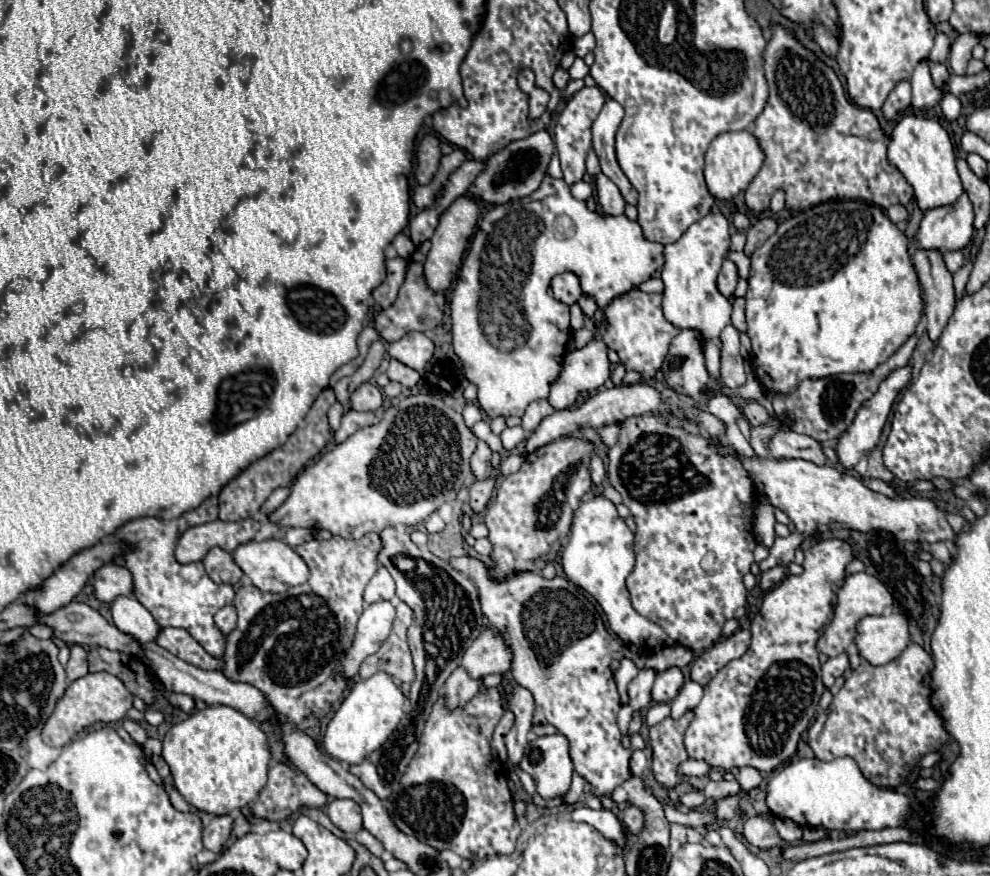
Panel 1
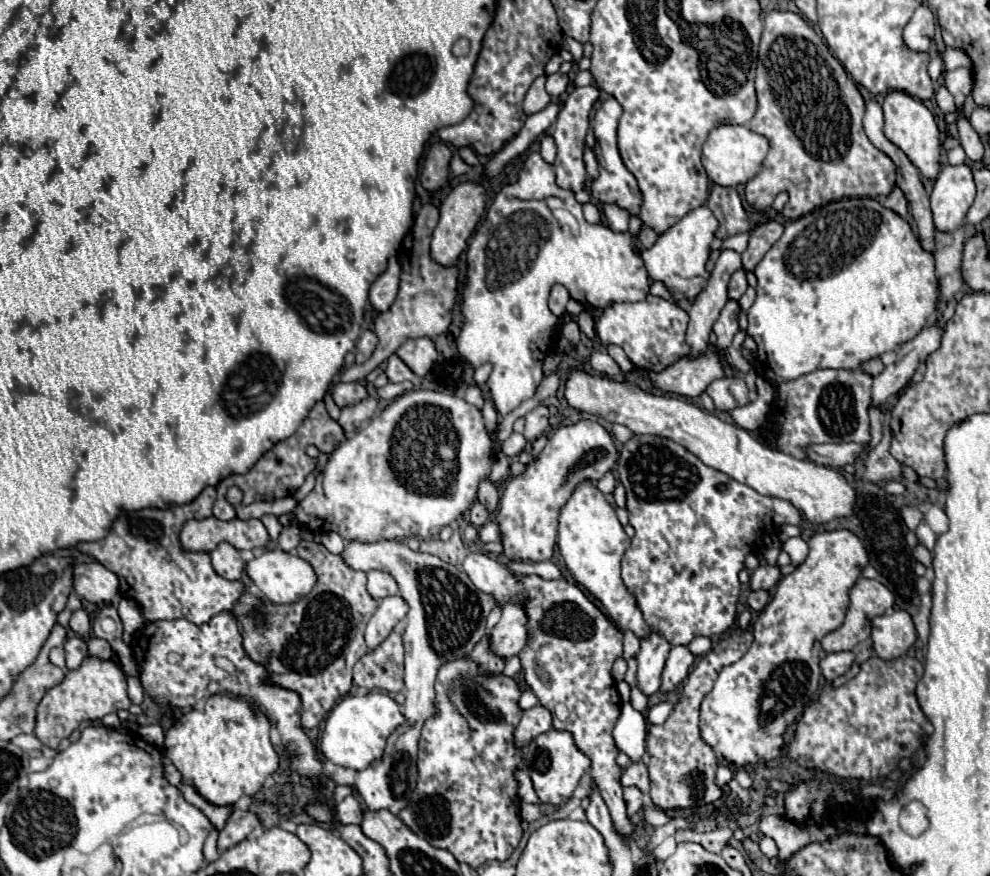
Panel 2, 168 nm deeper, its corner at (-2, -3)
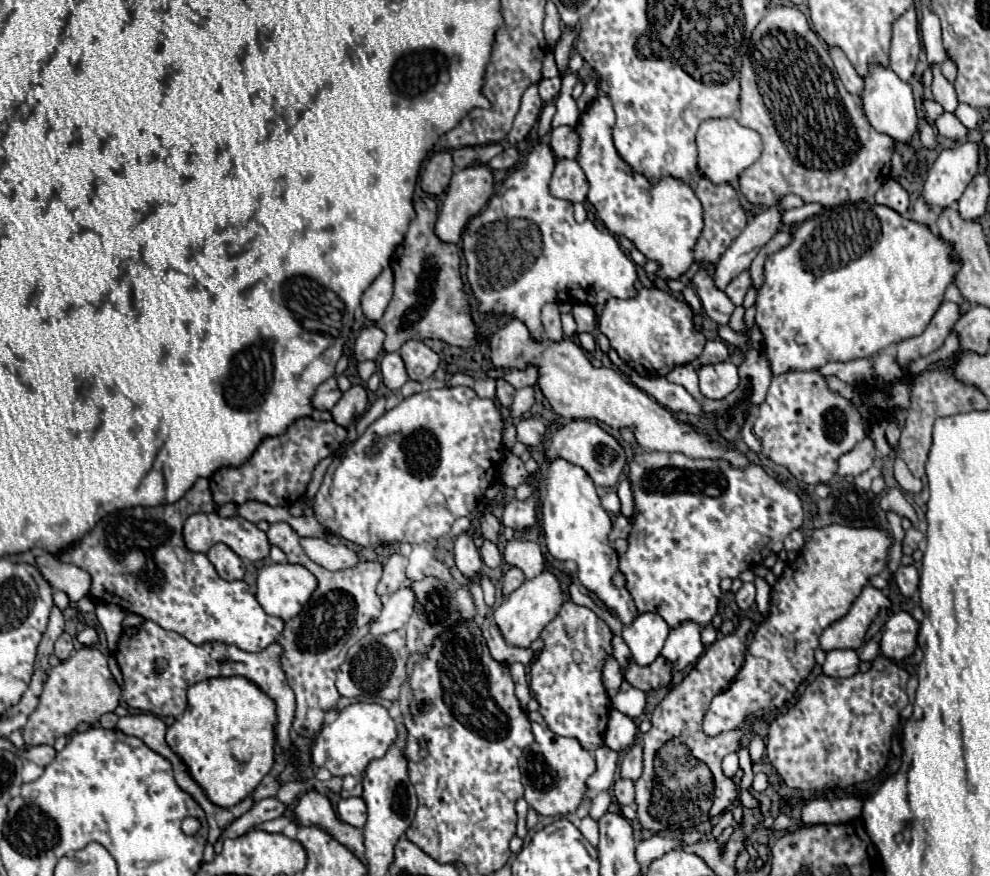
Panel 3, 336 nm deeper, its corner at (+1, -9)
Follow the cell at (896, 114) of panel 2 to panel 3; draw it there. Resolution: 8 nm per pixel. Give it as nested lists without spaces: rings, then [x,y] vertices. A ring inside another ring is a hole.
[[[879,63],[871,65],[867,75],[863,77],[863,109],[869,119],[869,123],[879,131],[887,133],[899,143],[911,141],[911,137],[917,131],[917,111],[915,111],[915,101],[909,83],[901,81],[889,67],[883,67]]]

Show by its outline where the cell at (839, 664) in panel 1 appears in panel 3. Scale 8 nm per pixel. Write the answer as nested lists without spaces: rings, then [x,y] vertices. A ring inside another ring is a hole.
[[[835,649],[827,653],[823,673],[829,677],[851,677],[859,671],[859,655],[855,649]]]

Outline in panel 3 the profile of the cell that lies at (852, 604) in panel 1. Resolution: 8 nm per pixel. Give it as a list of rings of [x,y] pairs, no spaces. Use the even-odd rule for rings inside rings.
[[[867,583],[861,591],[861,595],[855,599],[851,609],[845,617],[831,623],[821,633],[821,649],[833,651],[833,649],[859,649],[863,645],[865,633],[873,619],[879,615],[879,611],[889,609],[889,599],[875,589],[871,583]]]

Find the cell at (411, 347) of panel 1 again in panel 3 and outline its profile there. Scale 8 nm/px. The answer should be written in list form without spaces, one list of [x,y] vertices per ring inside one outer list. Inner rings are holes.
[[[407,341],[401,347],[399,355],[405,361],[409,379],[413,381],[425,381],[439,367],[439,355],[433,349],[429,349],[423,341]]]

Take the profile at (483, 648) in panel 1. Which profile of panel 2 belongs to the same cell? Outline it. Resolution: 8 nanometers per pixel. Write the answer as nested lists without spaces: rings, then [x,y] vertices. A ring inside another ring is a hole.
[[[506,605],[500,621],[490,631],[490,651],[508,661],[526,645],[526,613],[520,605]]]

